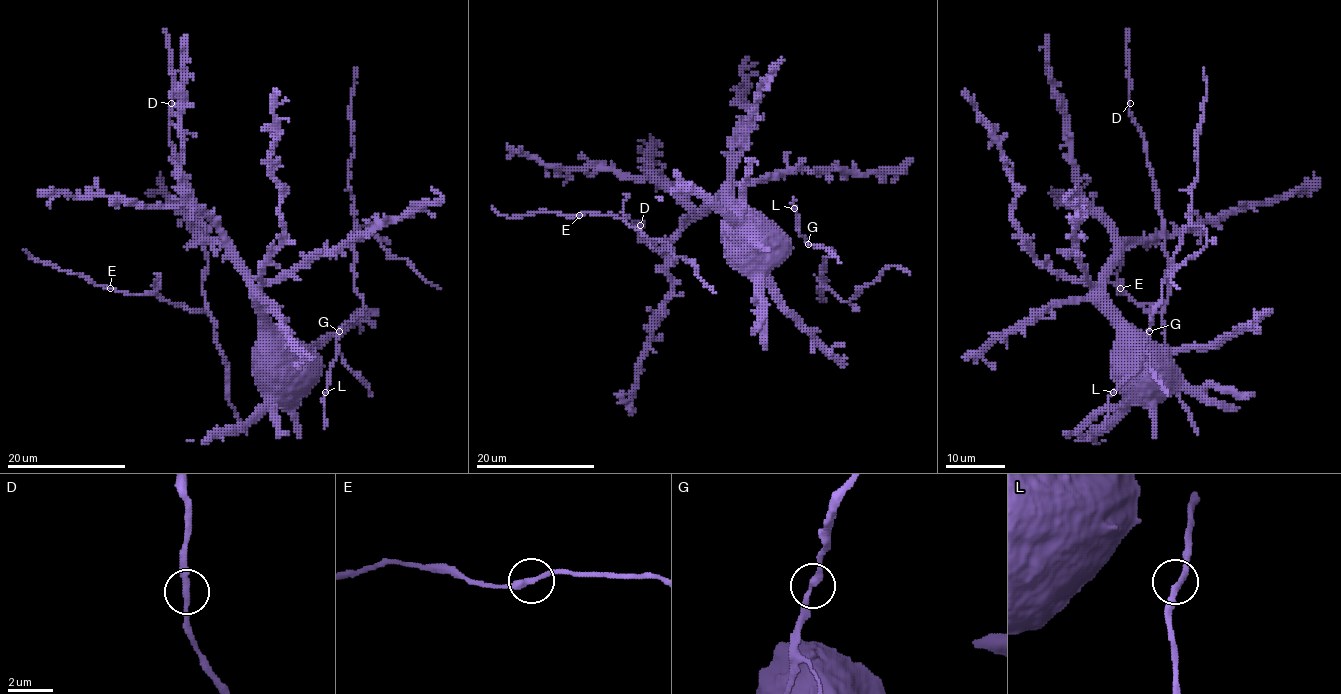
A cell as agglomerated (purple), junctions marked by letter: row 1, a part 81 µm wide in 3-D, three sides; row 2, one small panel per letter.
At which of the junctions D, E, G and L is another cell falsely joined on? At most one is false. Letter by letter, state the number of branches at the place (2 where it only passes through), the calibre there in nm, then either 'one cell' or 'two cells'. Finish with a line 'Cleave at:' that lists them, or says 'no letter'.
D: branches 2; calibre 280 nm; one cell
E: branches 2; calibre 280 nm; one cell
G: branches 2; calibre 280 nm; one cell
L: branches 2; calibre 260 nm; one cell
Cleave at: no letter

